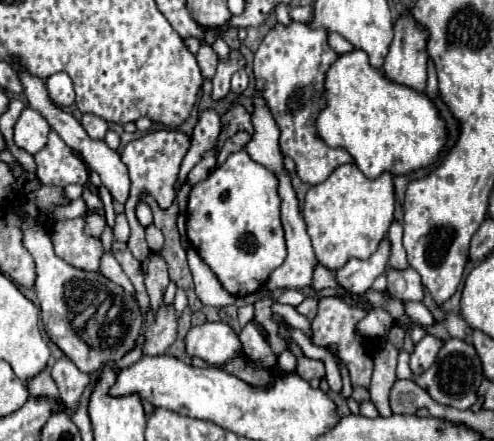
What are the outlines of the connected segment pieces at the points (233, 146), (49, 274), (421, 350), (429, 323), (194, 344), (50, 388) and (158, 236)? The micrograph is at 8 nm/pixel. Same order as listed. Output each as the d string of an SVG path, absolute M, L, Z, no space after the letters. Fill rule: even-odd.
M238 132L236 136L228 138L228 140L224 142L224 146L220 148L218 164L224 164L224 162L226 162L226 156L230 156L230 154L234 154L234 152L242 150L242 148L244 148L244 144L246 144L248 140L250 140L250 134L248 134L248 132Z
M22 216L22 244L32 254L36 264L34 292L42 308L42 324L50 340L76 364L78 370L90 374L100 370L104 362L118 362L134 348L136 336L142 328L142 314L136 298L102 276L100 272L86 272L66 264L56 256L48 228L30 216Z
M426 334L416 344L414 352L410 354L410 370L414 372L414 376L420 376L422 372L426 372L434 364L440 348L442 348L442 340L432 334Z
M406 302L406 312L408 316L420 324L420 326L426 326L426 328L432 328L436 324L432 312L422 304L422 302Z
M206 322L192 326L186 334L188 356L198 356L212 366L224 364L228 358L242 354L236 332L224 322Z
M48 362L48 366L42 372L38 372L38 376L30 378L26 382L26 388L28 388L28 392L30 392L32 398L50 398L54 402L62 402L58 398L58 386L54 384L50 368L52 368L52 362Z
M150 224L150 226L146 228L146 242L148 242L148 246L150 246L152 252L160 250L162 244L164 244L164 236L162 236L162 232L160 232L154 224Z

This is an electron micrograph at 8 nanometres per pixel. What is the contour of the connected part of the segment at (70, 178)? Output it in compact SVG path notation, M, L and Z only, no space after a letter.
M54 130L48 136L48 144L34 154L34 160L42 184L60 188L68 184L88 184L86 164Z

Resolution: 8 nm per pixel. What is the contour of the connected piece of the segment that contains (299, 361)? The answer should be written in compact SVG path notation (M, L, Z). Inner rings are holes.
M288 340L288 350L296 356L296 374L304 380L312 380L312 378L322 378L324 376L324 364L320 360L310 360L308 356L304 356L302 348L294 342Z

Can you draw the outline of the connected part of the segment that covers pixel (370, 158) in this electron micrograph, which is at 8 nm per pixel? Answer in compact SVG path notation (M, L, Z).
M354 50L336 58L324 78L324 100L326 106L316 118L316 134L328 146L344 148L354 158L354 164L360 168L360 172L368 178L378 178L382 172L392 172L392 176L396 176L430 166L446 142L446 126L428 96L390 82L382 70L370 66L364 50Z

